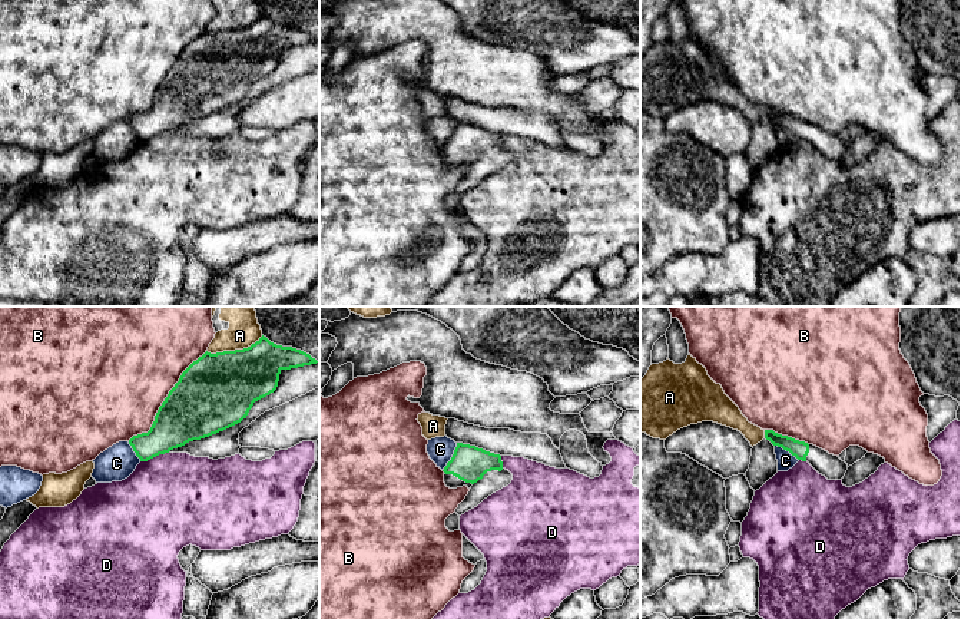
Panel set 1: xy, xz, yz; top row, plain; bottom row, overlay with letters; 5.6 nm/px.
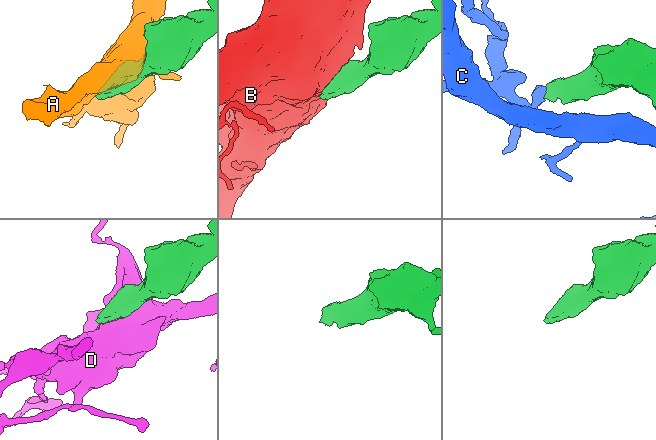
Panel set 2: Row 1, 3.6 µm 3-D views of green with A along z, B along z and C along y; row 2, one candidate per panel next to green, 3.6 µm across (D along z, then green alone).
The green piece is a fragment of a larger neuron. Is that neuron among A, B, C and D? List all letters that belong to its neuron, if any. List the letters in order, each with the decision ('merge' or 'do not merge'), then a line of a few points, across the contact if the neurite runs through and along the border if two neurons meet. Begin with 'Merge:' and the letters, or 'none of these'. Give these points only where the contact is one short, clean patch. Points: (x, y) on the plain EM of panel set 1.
Merge: none of these
A: do not merge
B: do not merge
C: do not merge
D: do not merge

